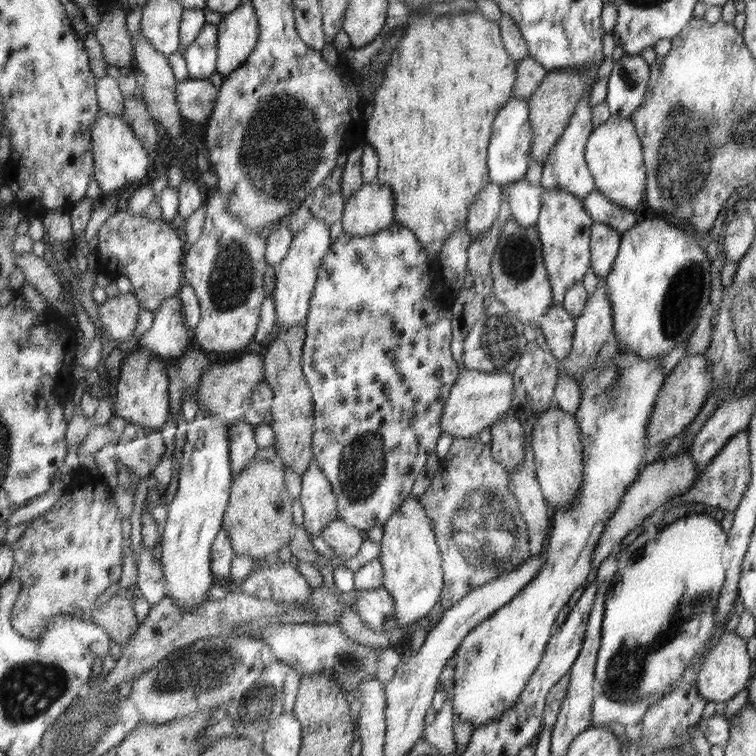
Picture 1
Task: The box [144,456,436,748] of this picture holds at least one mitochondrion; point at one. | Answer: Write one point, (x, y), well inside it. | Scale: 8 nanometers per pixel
(221, 669)

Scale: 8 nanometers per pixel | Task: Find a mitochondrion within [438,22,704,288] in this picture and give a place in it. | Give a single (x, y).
(519, 258)

